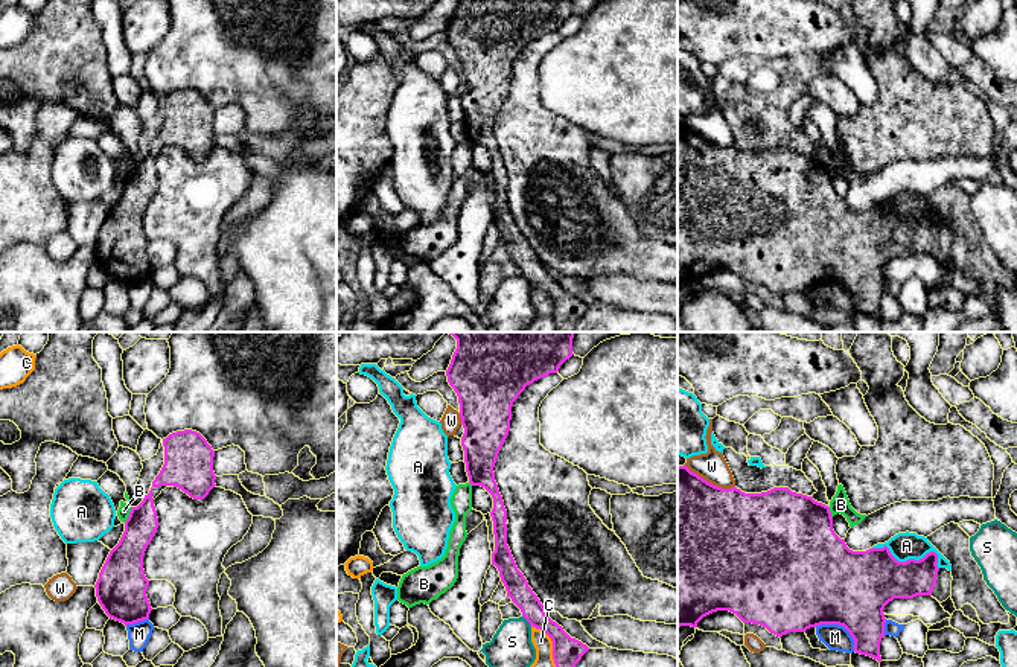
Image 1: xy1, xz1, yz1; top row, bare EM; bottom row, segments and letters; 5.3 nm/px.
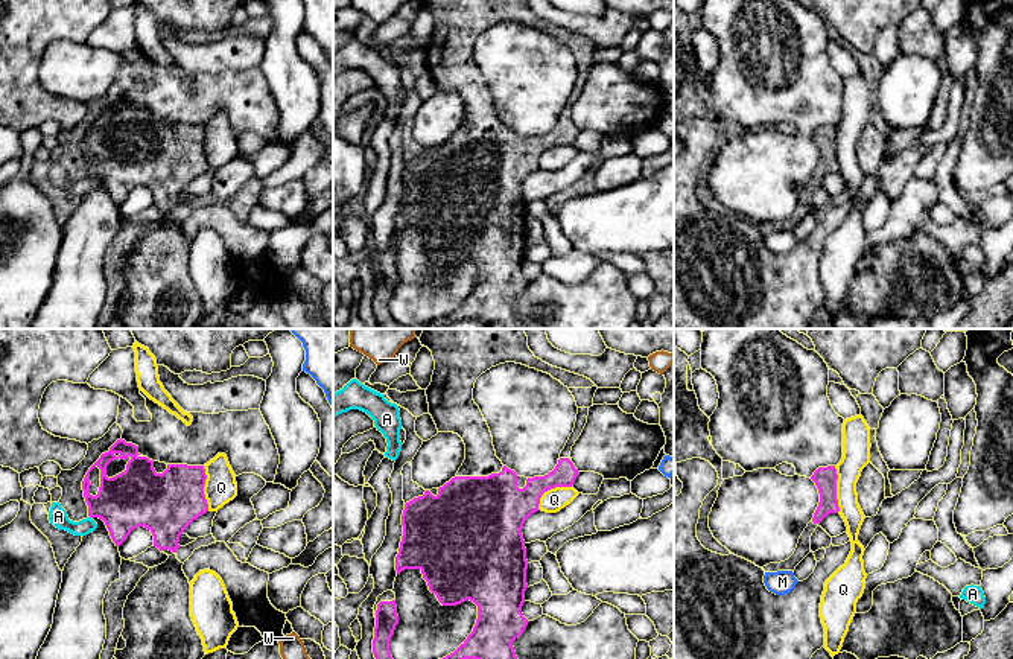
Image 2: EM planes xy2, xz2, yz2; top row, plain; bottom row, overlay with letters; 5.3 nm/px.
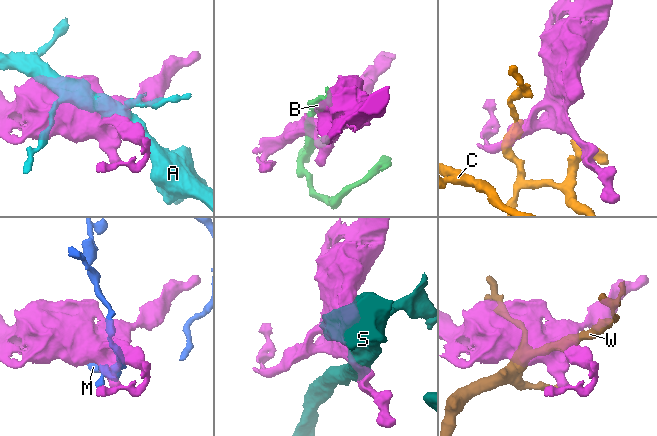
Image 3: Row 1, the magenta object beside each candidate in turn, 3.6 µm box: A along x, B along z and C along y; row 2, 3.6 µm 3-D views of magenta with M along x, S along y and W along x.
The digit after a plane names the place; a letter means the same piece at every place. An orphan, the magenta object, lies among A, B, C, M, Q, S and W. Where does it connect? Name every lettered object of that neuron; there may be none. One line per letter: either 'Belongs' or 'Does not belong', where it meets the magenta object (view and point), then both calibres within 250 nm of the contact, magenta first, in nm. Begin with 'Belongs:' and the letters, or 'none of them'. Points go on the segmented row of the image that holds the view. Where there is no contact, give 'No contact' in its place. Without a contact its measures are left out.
Belongs: none of them
A: Does not belong. Touches magenta at yz1 (911, 559). Thickness 300 nm (magenta) against 140 nm
B: Does not belong. Touches magenta at xy1 (130, 515). Thickness 190 nm (magenta) against 70 nm
C: Does not belong. Touches magenta at xz1 (553, 643). Thickness 160 nm (magenta) against 100 nm
M: Does not belong. Touches magenta at yz1 (841, 625). Thickness 440 nm (magenta) against 140 nm
Q: Does not belong. Touches magenta at yz2 (835, 489). Thickness 120 nm (magenta) against 140 nm
S: Does not belong. Touches magenta at xz1 (527, 620). Thickness 130 nm (magenta) against 220 nm
W: Does not belong. Touches magenta at yz1 (710, 483). Thickness 500 nm (magenta) against 160 nm

